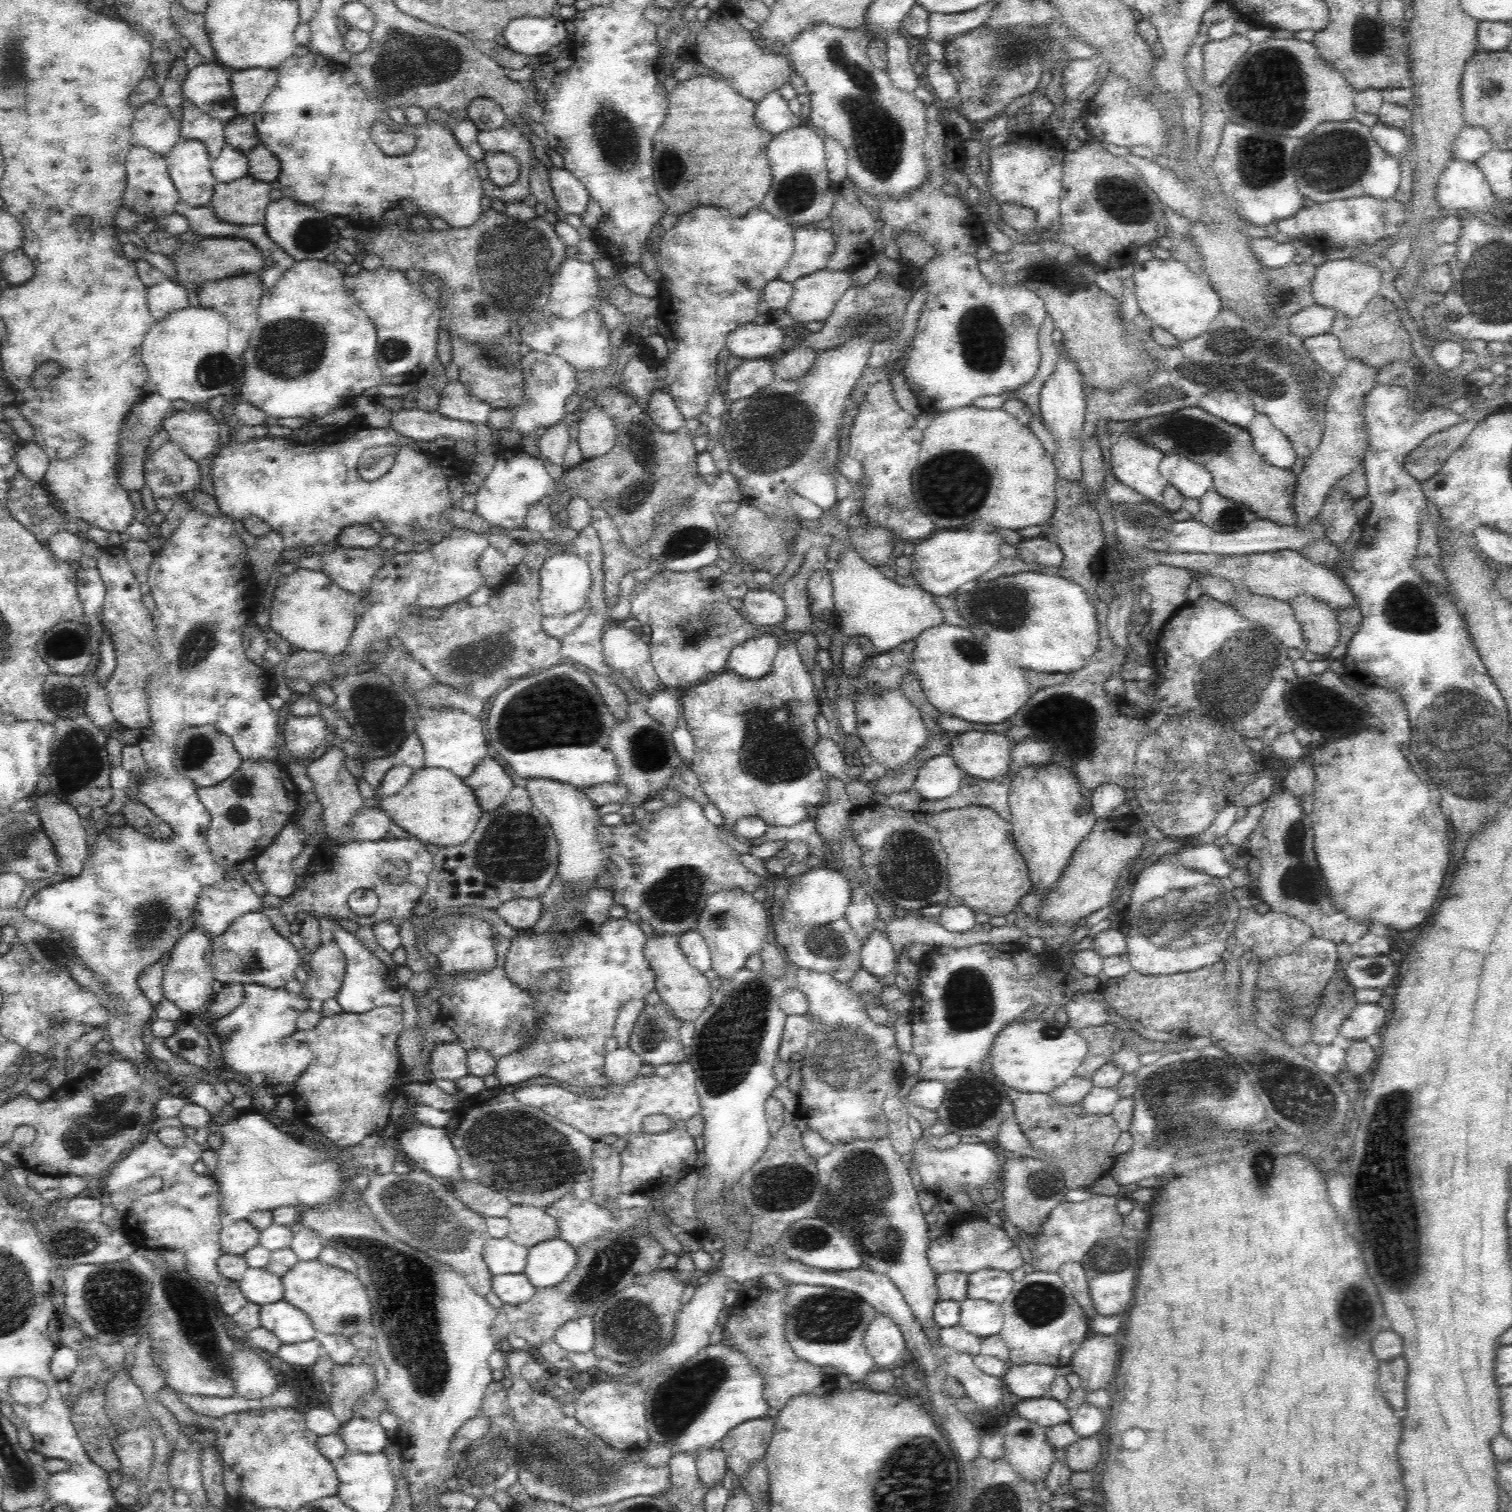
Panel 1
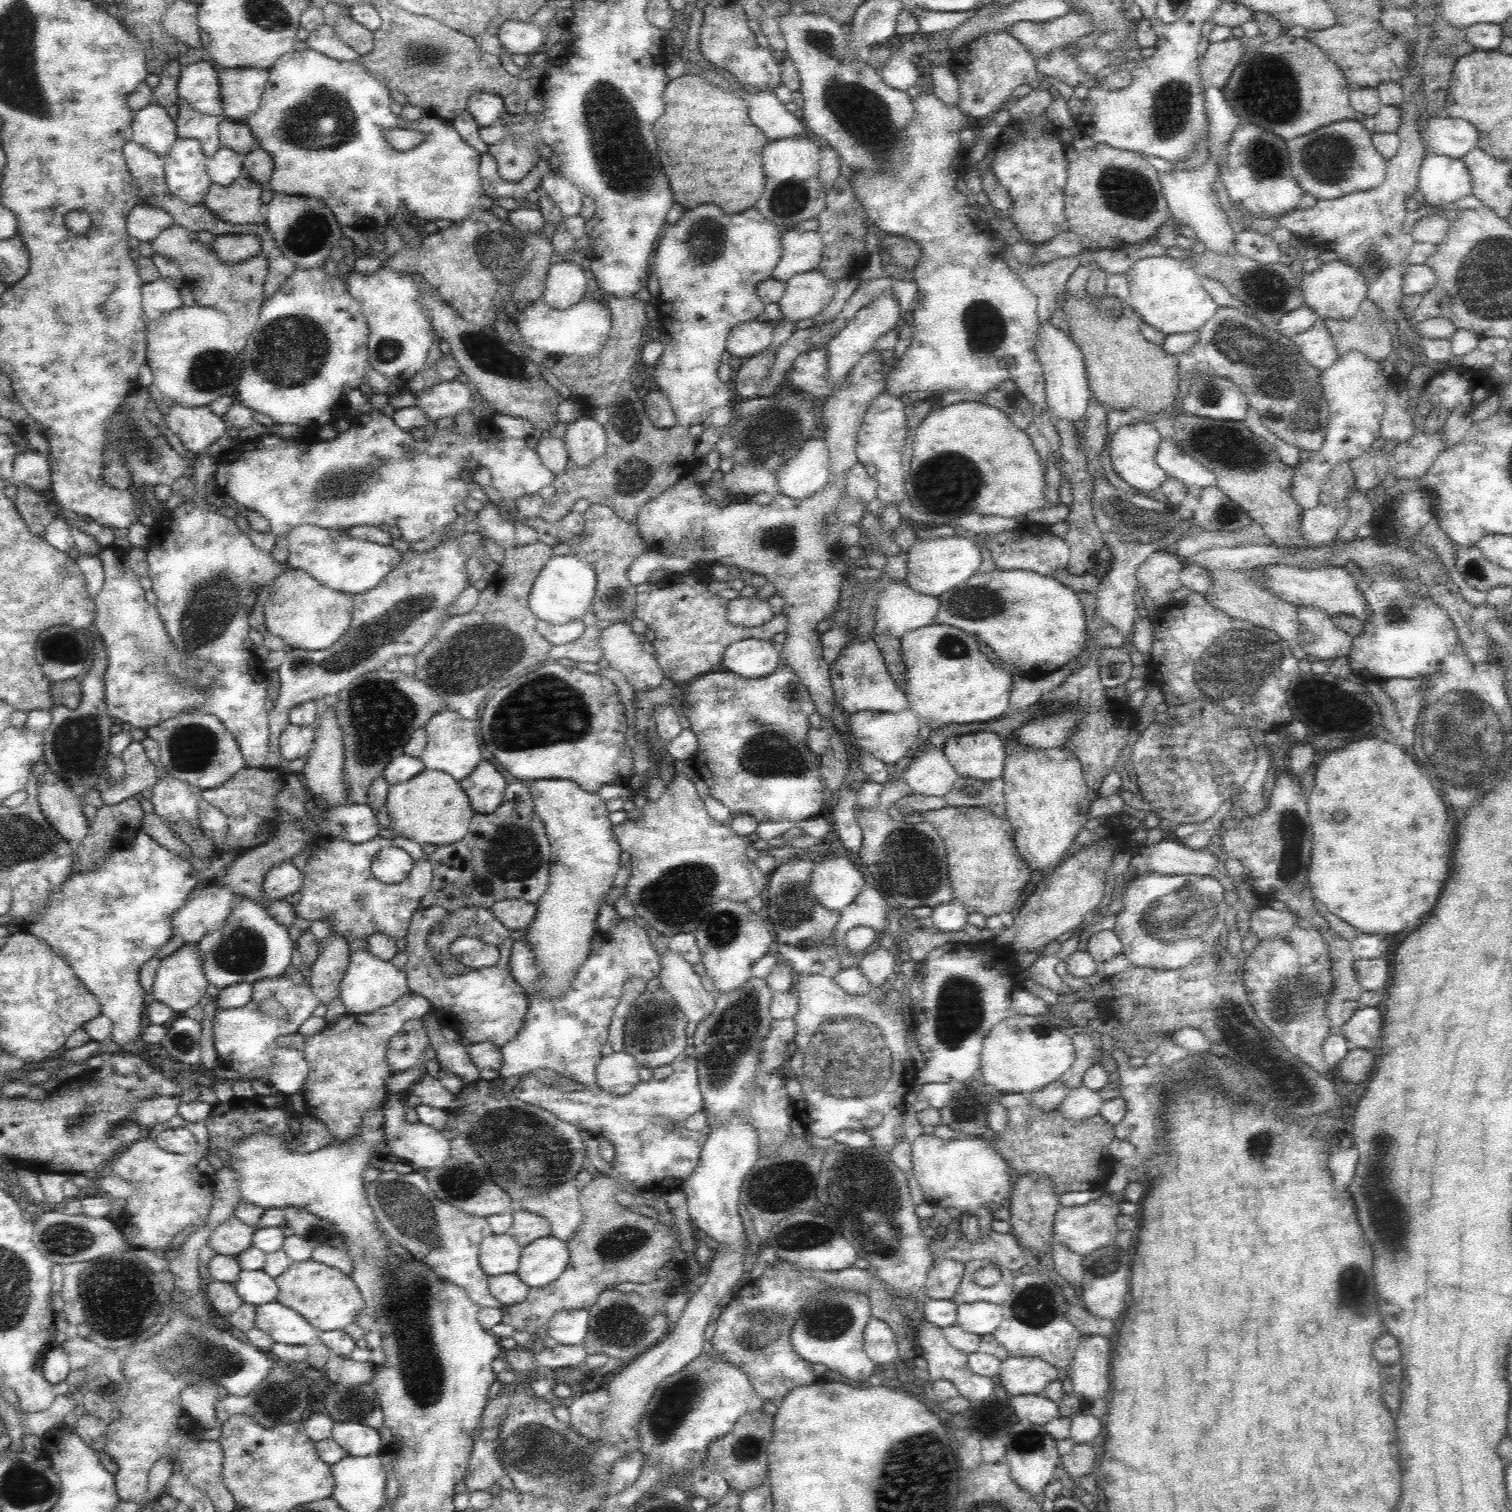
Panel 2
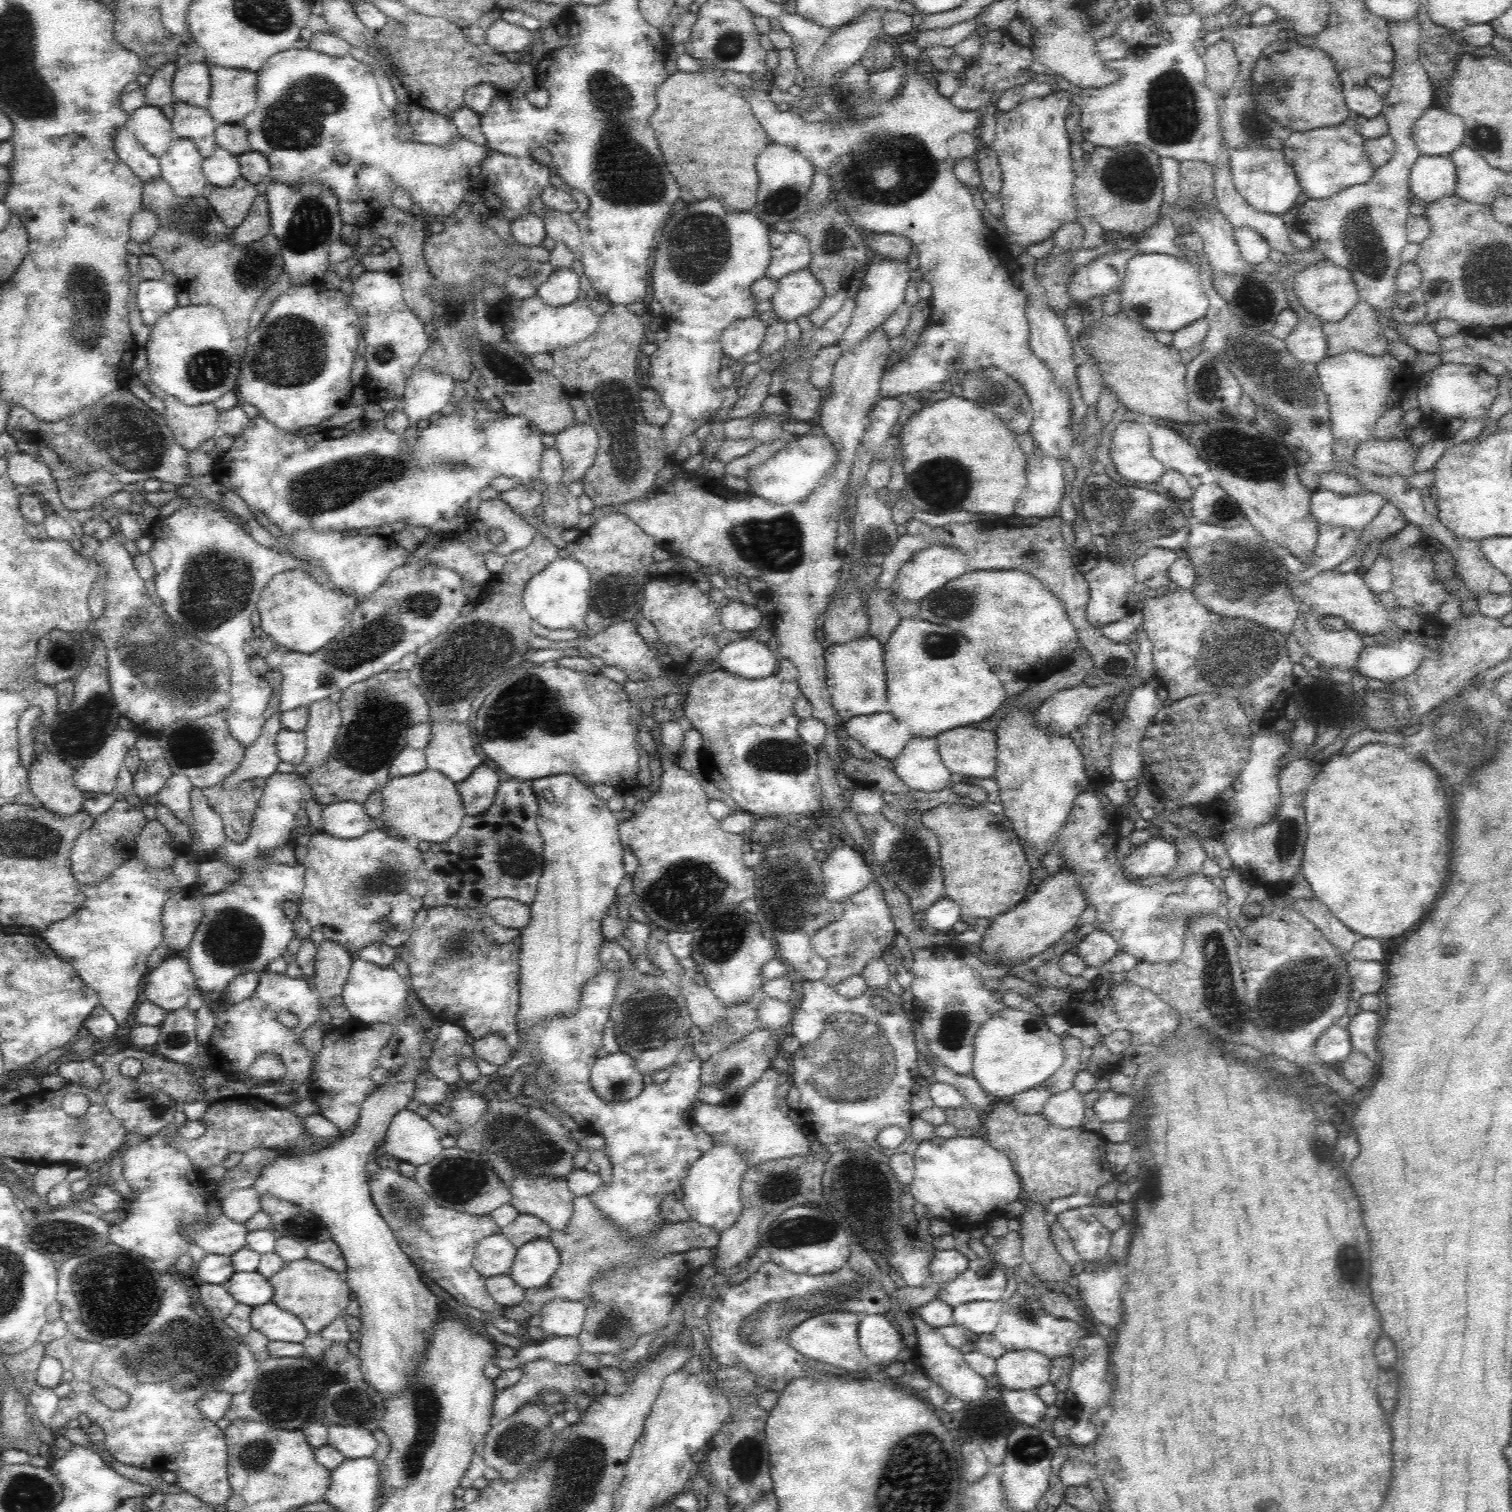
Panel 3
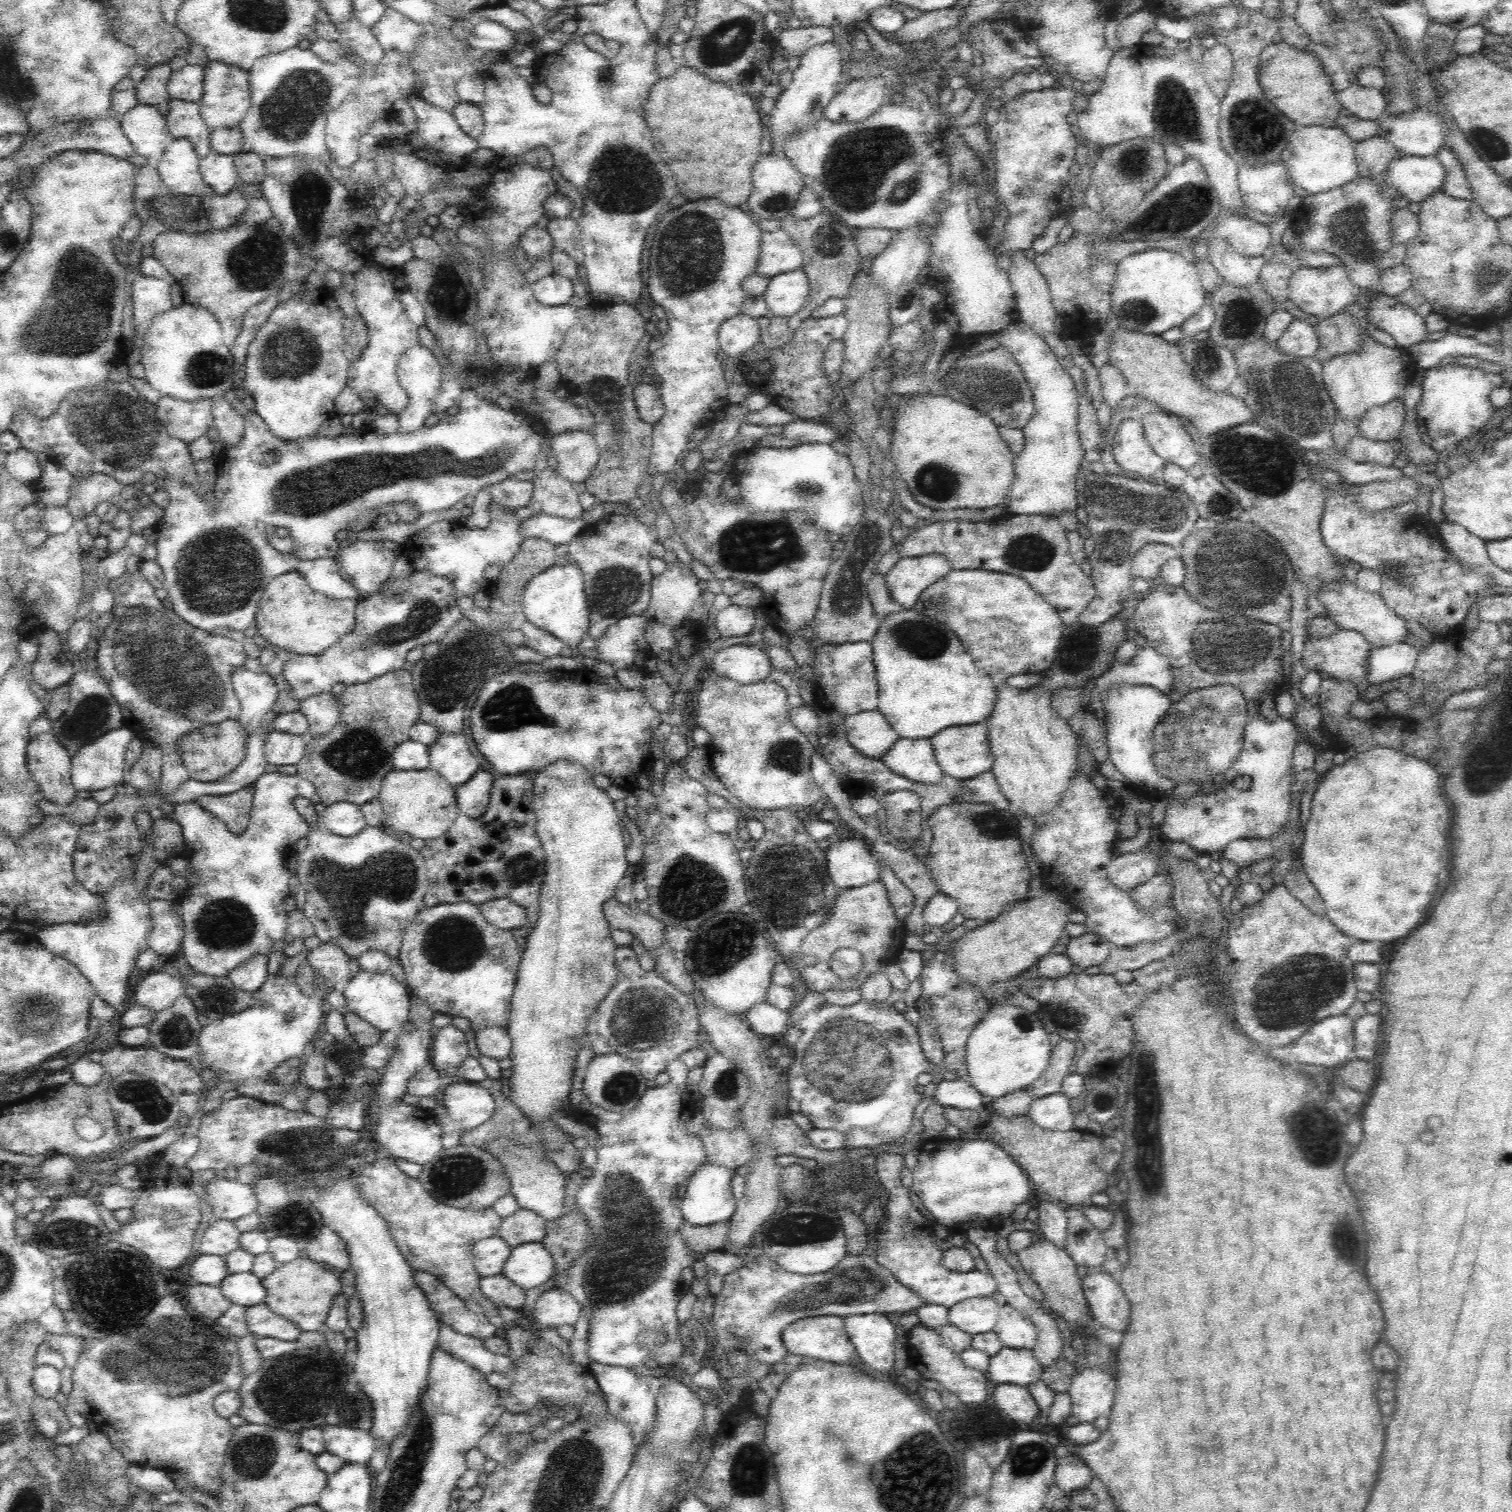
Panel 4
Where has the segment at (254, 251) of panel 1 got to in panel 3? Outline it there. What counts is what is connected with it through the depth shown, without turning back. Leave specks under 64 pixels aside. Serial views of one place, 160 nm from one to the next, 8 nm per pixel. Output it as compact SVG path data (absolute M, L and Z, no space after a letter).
M258 195L254 199L248 216L233 230L229 231L228 237L238 246L250 244L271 232L271 218L266 195Z

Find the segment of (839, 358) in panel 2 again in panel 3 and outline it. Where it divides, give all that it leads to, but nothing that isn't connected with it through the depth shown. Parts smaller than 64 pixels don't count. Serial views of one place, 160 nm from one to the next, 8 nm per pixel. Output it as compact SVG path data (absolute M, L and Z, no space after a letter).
M884 259L881 262L874 263L869 261L866 272L855 298L855 309L850 324L846 327L843 337L838 342L843 350L852 348L864 336L868 336L870 332L880 328L882 322L886 321L890 314L894 314L894 310L904 302L905 291L910 280L907 260Z

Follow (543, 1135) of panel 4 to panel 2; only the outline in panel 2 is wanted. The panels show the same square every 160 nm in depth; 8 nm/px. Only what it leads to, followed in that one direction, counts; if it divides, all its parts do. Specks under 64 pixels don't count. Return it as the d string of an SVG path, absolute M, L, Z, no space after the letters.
M568 779L536 780L529 789L550 843L550 868L548 886L536 902L536 916L526 928L526 936L541 971L537 994L558 1000L590 956L598 911L613 887L622 849L614 836L606 801L598 792L585 791Z

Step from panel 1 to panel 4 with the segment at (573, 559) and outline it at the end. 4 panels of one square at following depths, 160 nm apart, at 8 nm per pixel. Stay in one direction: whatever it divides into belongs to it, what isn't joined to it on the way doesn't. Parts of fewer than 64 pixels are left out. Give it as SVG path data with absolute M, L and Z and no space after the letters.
M555 565L533 576L522 596L522 610L527 622L564 641L566 648L577 646L588 637L591 609L585 595L584 577L574 565Z

